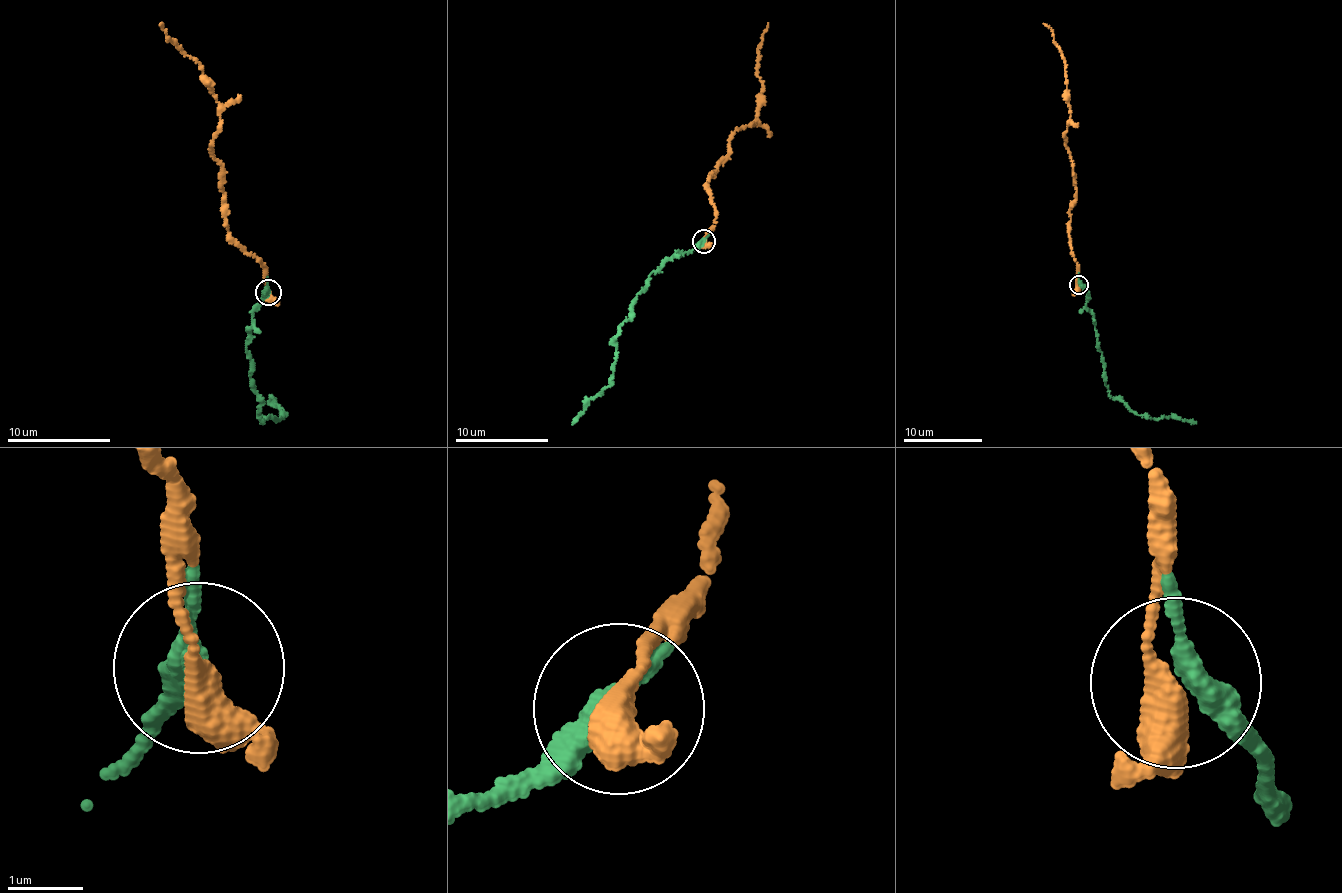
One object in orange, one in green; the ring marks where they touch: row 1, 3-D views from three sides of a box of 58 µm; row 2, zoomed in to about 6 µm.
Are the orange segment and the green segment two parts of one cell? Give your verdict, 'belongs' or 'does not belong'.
belongs

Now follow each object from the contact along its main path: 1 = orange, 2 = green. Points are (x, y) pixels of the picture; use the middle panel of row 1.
1: (703, 241), (717, 222), (708, 178), (731, 151), (729, 144), (738, 131), (758, 119), (760, 48), (768, 23)
2: (704, 240), (692, 249), (677, 251), (651, 272), (632, 301), (630, 317), (618, 327), (613, 378), (572, 424)

